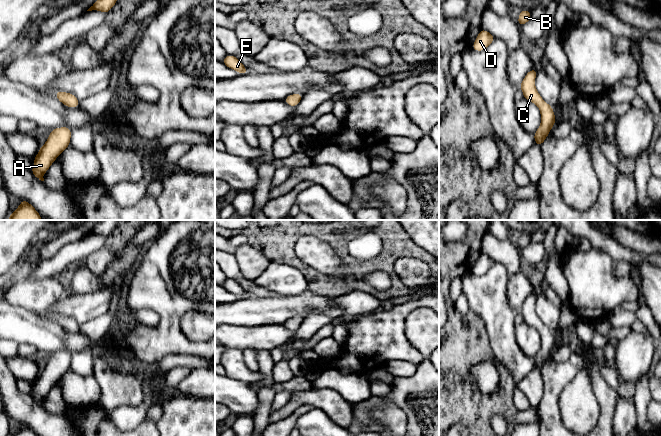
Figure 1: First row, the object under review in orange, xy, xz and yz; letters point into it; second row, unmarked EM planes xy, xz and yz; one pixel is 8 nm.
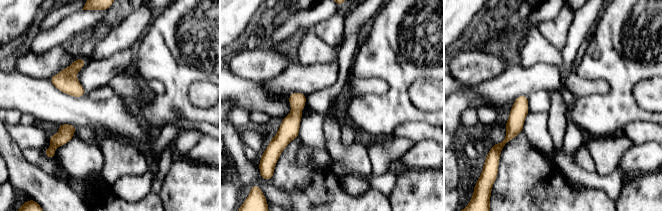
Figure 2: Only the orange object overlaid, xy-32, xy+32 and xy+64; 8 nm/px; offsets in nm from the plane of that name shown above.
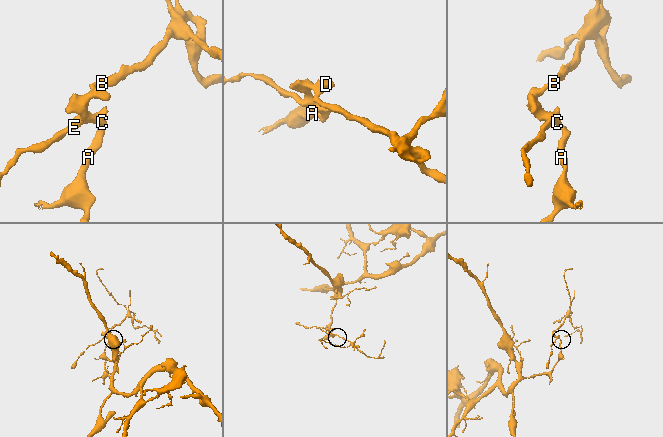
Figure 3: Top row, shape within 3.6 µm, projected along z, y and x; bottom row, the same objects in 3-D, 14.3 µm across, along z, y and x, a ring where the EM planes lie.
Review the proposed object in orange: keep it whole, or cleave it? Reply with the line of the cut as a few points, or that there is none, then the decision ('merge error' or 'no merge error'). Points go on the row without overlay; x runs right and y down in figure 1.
no cut | no merge error

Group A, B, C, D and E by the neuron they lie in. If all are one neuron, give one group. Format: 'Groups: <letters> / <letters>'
Groups: A B C D E

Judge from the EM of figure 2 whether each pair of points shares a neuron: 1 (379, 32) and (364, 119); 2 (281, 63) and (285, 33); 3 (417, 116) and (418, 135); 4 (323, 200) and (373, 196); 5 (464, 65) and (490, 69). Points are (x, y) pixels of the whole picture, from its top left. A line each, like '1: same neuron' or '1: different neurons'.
1: same neuron
2: different neurons
3: different neurons
4: same neuron
5: same neuron

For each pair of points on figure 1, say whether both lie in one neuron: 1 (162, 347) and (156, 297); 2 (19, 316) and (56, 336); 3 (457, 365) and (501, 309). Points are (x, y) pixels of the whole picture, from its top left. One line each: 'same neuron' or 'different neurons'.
1: same neuron
2: same neuron
3: different neurons

